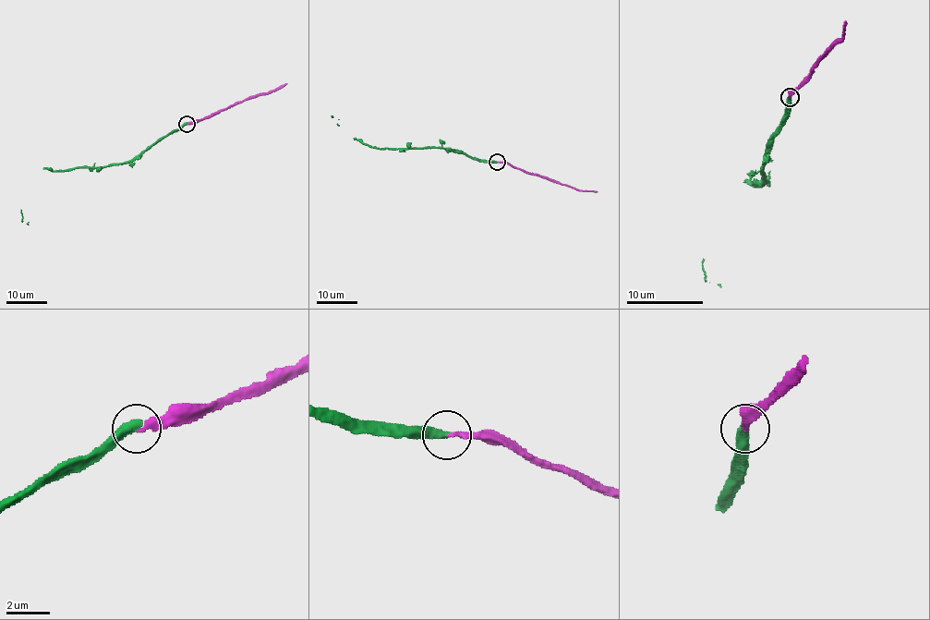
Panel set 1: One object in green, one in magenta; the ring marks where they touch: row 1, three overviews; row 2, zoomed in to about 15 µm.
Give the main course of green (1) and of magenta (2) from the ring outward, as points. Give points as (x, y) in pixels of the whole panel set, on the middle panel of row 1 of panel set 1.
1: (497, 163), (478, 161), (456, 151), (437, 148), (368, 147), (332, 117)
2: (497, 163), (508, 164), (578, 189), (597, 191)

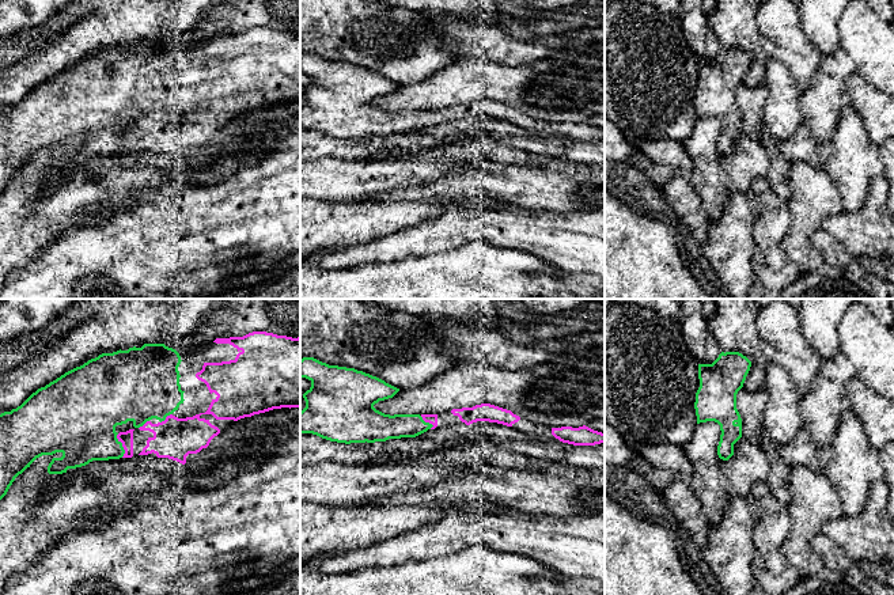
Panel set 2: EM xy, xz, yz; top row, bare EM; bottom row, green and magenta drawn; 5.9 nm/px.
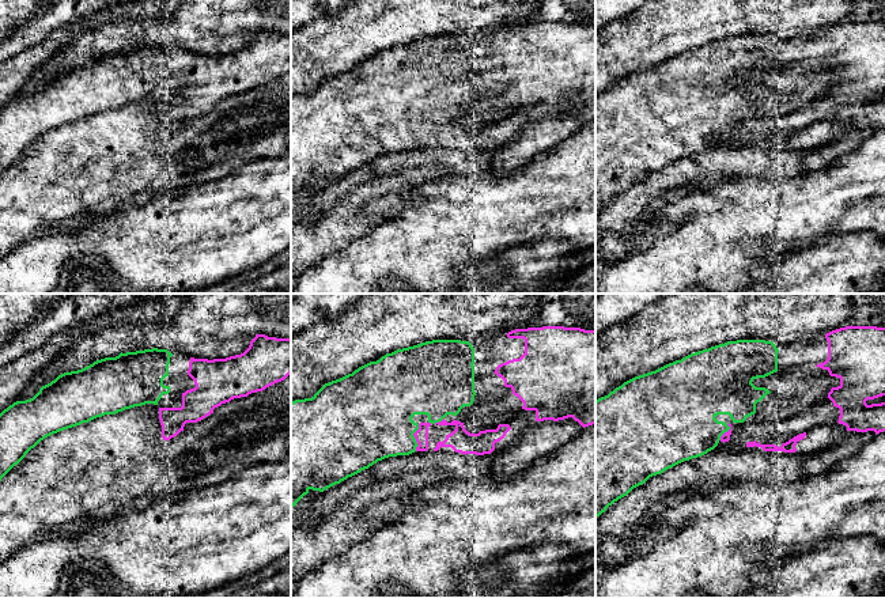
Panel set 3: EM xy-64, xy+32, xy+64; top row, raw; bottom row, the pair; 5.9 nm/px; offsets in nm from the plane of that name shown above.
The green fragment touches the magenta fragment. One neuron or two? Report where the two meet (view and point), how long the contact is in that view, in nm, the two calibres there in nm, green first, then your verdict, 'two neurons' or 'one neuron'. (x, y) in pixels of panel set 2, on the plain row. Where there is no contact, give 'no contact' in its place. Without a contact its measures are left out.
xy (121, 141) | 150 nm | 380/80 nm | one neuron

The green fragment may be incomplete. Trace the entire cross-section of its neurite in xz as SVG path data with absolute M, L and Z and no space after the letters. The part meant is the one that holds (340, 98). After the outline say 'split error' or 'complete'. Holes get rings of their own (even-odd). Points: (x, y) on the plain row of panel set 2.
M303 53L300 56L300 73L311 77L311 83L303 90L306 103L300 107L300 129L312 129L322 134L337 139L375 139L389 134L416 133L428 125L437 122L437 110L385 110L374 103L379 96L393 94L399 84L386 79L385 76L357 67L355 64L329 61L314 53Z; split error

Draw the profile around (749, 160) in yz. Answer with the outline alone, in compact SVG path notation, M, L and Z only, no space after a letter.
M740 133L734 140L734 151L728 156L721 155L719 163L730 177L730 192L742 193L751 202L757 217L758 206L751 193L751 183L755 178L765 178L770 164L764 143Z

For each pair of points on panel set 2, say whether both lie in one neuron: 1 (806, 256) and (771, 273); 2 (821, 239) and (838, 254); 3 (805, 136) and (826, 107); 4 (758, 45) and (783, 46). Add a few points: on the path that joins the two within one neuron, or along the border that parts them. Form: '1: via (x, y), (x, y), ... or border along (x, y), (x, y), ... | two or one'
1: border along (787, 230), (783, 238), (783, 251), (807, 271) | two
2: via (825, 243), (834, 253) | one
3: border along (803, 122), (818, 143) | two
4: border along (757, 15), (757, 30), (769, 44), (773, 56) | two

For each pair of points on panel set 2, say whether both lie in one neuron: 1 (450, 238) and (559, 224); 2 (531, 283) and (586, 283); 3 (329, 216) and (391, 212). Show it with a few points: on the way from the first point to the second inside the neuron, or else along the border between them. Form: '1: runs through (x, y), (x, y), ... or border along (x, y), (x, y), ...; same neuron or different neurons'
1: runs through (477, 227), (531, 227); same neuron
2: runs through (545, 284), (572, 284); same neuron
3: runs through (344, 216), (377, 216); same neuron

